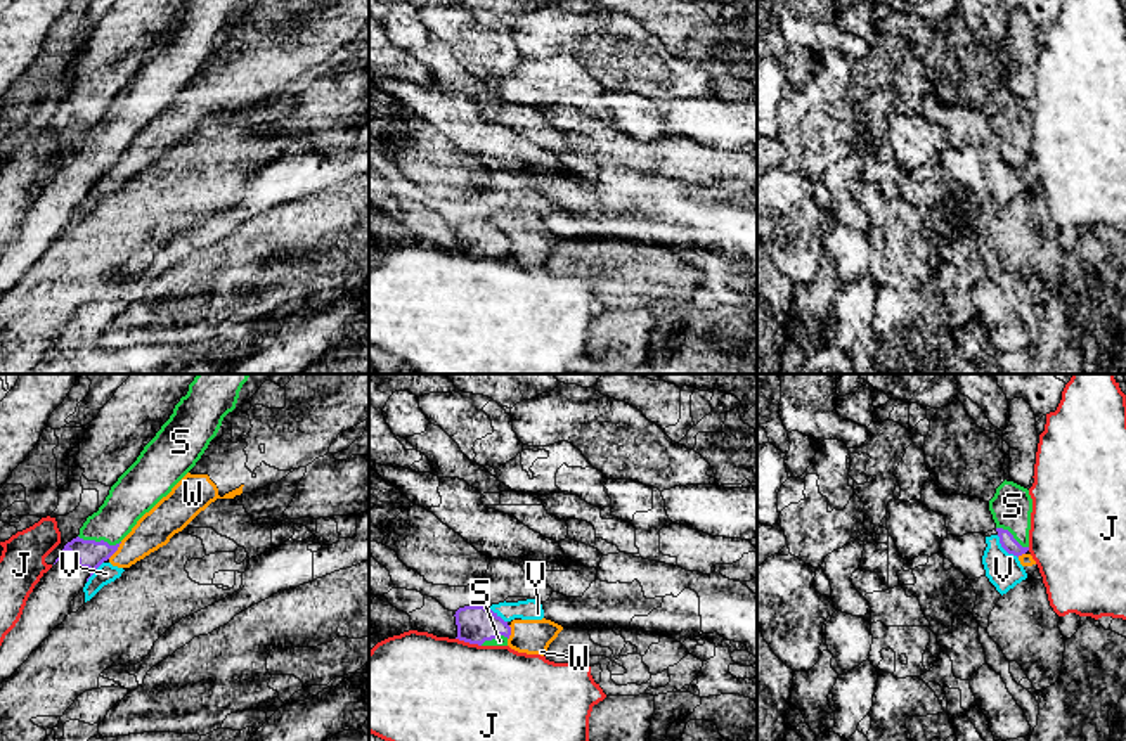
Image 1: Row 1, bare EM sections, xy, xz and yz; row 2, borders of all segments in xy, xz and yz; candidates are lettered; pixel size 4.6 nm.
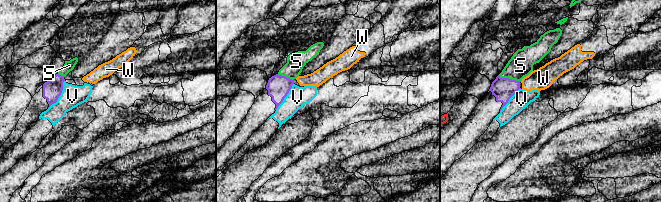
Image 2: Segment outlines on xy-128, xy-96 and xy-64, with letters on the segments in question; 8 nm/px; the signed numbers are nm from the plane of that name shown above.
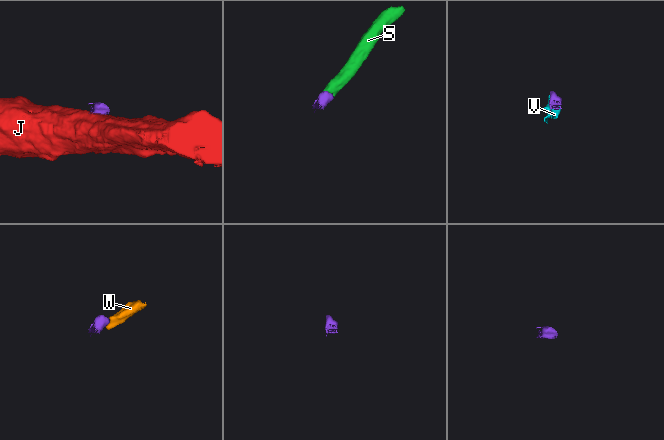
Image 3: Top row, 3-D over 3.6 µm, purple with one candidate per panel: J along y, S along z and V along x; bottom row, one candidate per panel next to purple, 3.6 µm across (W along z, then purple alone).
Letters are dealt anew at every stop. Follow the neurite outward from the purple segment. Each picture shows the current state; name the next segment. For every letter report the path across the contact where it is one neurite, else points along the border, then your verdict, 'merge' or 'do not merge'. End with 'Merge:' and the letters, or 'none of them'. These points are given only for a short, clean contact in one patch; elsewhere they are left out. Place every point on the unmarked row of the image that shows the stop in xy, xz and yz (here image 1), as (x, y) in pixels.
J: border xz (456, 250), (480, 258); do not merge
S: way xy (90, 167), (101, 153), (130, 109); merge
V: border yz (996, 148), (998, 154), (1017, 170); do not merge
W: border xy (122, 154), (108, 170); do not merge
Merge: S

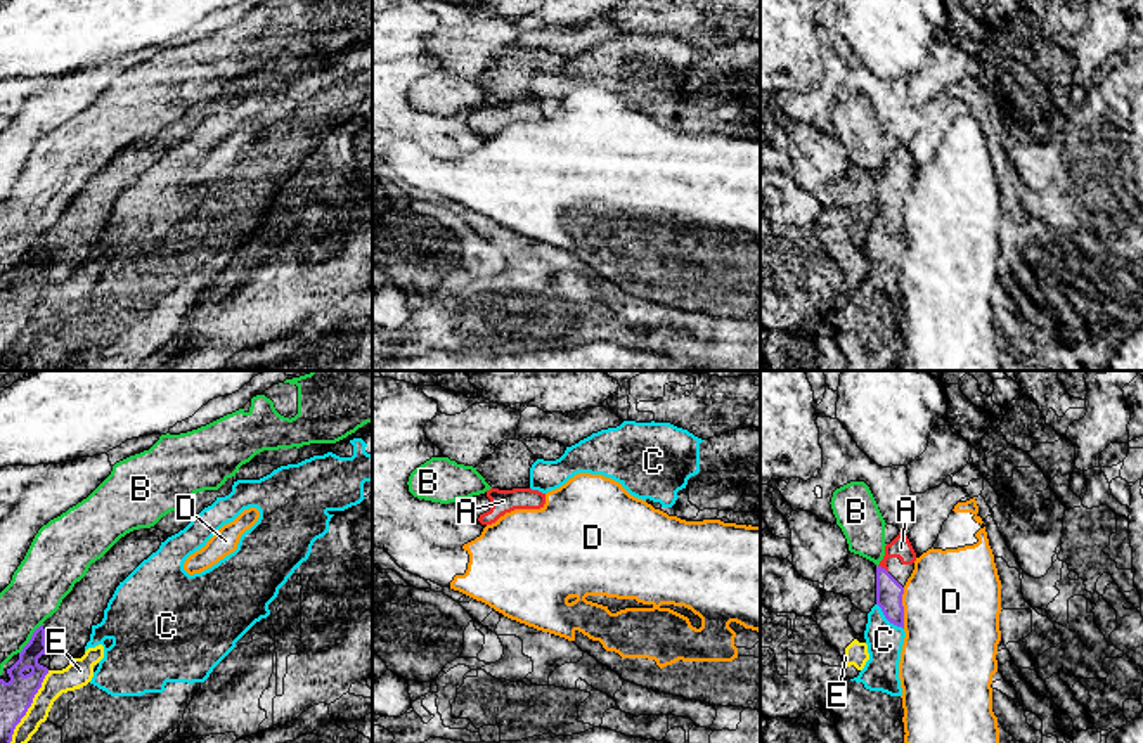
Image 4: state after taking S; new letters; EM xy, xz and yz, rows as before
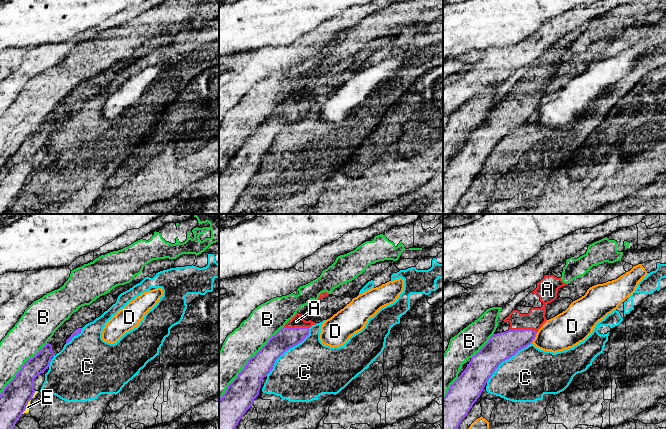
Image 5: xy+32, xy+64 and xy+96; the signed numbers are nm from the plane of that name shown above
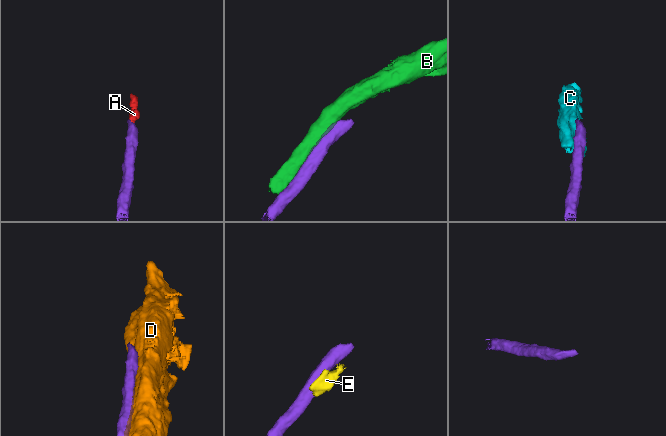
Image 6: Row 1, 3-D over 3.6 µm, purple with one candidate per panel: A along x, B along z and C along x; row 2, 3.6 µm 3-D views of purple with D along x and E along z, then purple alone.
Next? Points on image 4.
A: way yz (889, 205), (884, 180), (884, 172), (901, 160); merge
B: do not merge
C: do not merge
D: do not merge
E: border xy (49, 283), (32, 317), (16, 338), (9, 361); do not merge
Merge: A

